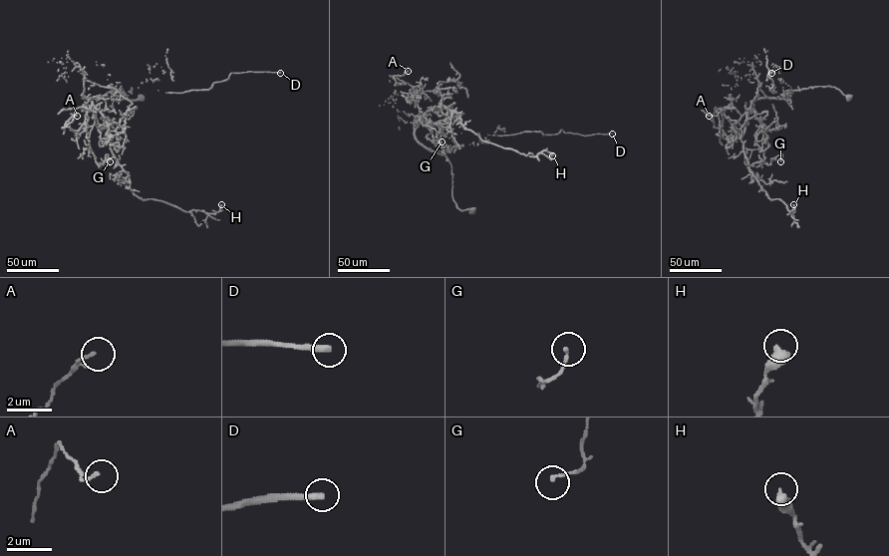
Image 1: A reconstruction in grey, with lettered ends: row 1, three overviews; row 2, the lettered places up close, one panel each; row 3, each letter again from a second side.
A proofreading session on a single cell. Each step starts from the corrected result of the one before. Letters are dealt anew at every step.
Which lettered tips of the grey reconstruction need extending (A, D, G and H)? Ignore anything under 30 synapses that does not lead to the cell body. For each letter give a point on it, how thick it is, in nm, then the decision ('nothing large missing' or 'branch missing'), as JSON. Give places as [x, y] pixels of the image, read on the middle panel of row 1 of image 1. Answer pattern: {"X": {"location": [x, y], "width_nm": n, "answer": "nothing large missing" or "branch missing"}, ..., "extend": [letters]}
{"A": {"location": [408, 71], "width_nm": 90, "answer": "nothing large missing"}, "D": {"location": [612, 134], "width_nm": 320, "answer": "branch missing"}, "G": {"location": [442, 141], "width_nm": 160, "answer": "nothing large missing"}, "H": {"location": [552, 155], "width_nm": 500, "answer": "nothing large missing"}, "extend": ["D"]}

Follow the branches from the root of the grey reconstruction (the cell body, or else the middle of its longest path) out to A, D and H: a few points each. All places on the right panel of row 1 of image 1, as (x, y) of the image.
A: (848, 97), (834, 87), (812, 87), (756, 99), (742, 116), (725, 107), (719, 128), (709, 116)
D: (848, 97), (815, 87), (790, 92), (786, 101), (779, 67), (768, 69), (773, 93), (771, 73)
H: (848, 97), (812, 87), (756, 99), (748, 111), (740, 139), (748, 170), (769, 199), (788, 213), (793, 204)

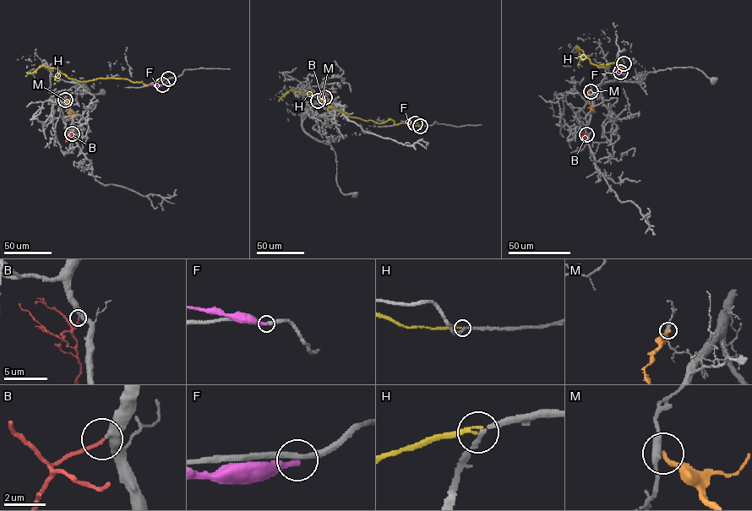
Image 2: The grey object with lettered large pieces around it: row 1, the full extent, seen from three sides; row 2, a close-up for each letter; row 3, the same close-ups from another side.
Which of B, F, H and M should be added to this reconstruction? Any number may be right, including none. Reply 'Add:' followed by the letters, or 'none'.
Add: B

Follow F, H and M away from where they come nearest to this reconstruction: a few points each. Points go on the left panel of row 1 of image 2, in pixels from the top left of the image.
F: (162, 84), (149, 84)
H: (168, 78), (149, 84), (111, 78), (80, 82), (68, 78), (57, 69), (43, 65), (32, 73), (26, 73)
M: (65, 100), (69, 106), (68, 115), (75, 112)

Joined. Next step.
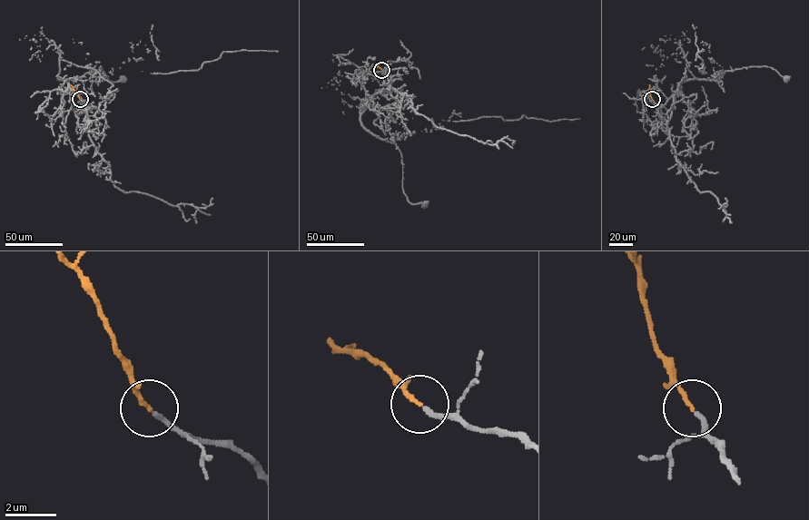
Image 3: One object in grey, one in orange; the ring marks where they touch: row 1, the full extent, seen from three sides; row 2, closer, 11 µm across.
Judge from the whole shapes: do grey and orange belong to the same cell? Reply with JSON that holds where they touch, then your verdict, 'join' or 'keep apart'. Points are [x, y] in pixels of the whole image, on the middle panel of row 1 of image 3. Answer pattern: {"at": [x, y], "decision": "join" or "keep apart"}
{"at": [381, 70], "decision": "join"}

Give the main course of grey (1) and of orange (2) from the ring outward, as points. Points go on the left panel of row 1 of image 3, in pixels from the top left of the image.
1: (80, 99), (91, 105), (86, 111), (69, 84), (58, 79), (82, 77), (100, 66), (109, 81), (123, 78)
2: (80, 99), (71, 85)

